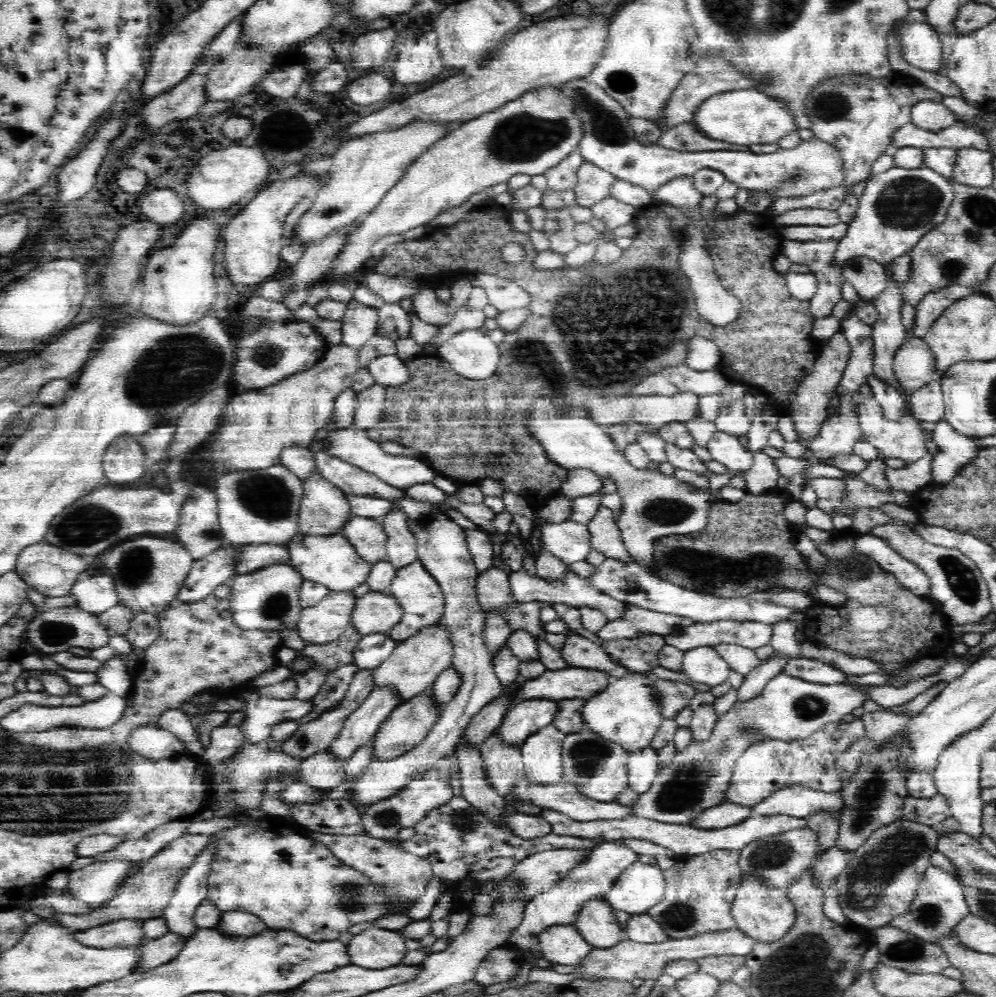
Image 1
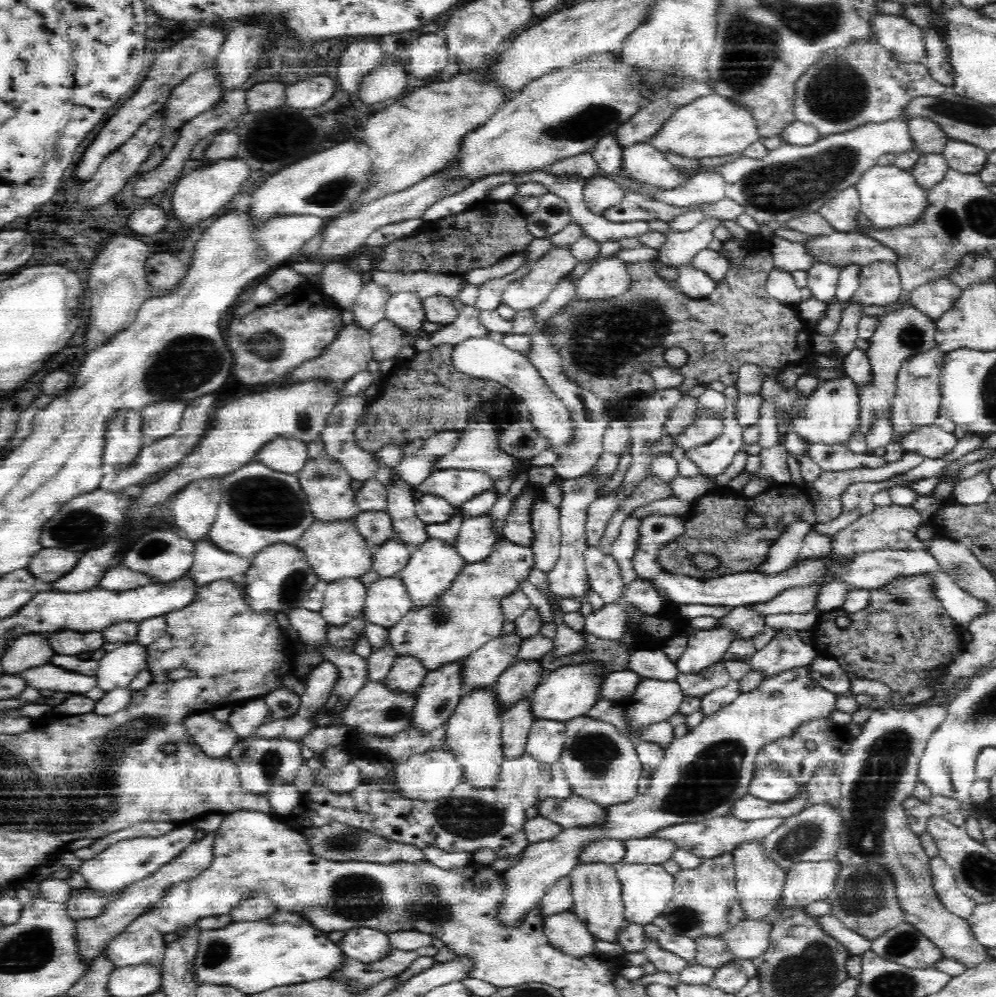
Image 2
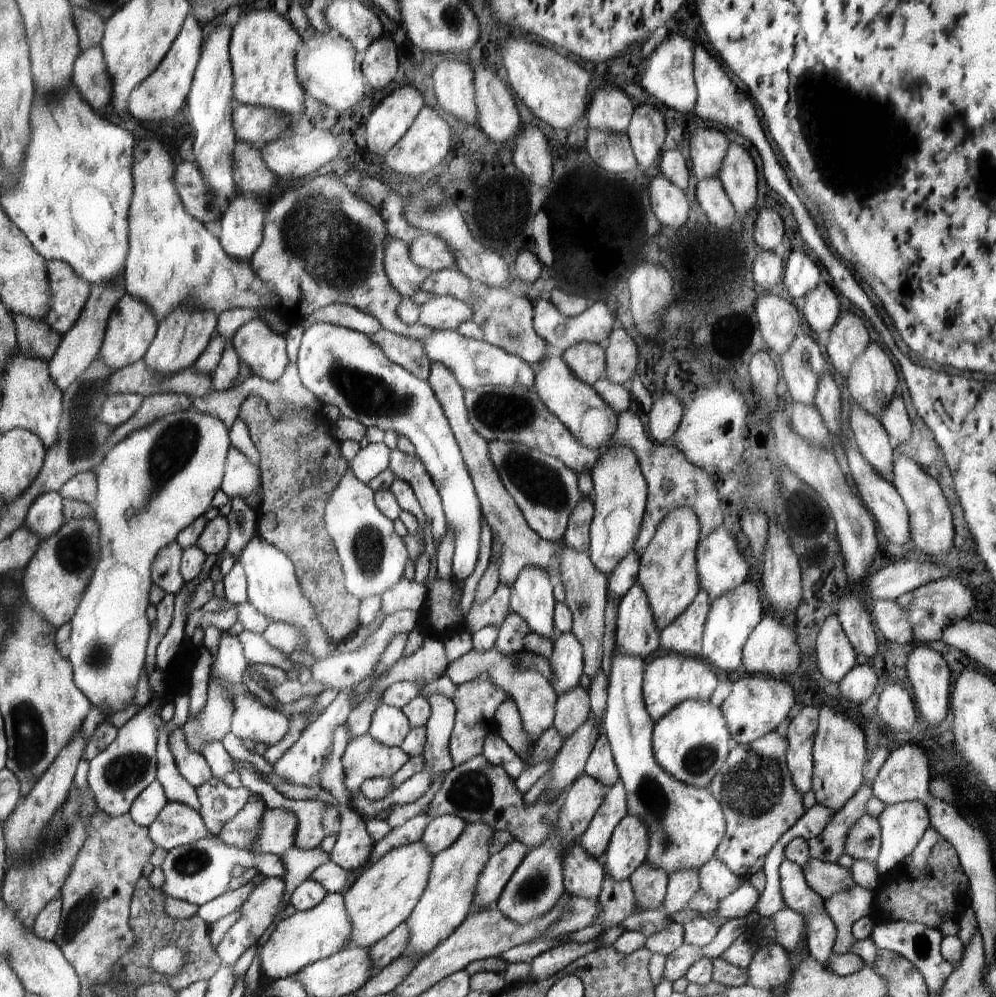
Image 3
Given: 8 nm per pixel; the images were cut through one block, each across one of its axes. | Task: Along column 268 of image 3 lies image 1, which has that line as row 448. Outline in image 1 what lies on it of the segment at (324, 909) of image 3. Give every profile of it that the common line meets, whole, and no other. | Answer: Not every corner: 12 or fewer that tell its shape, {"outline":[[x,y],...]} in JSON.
{"outline":[[945,417],[933,436],[932,477],[950,483],[974,463],[977,440]]}

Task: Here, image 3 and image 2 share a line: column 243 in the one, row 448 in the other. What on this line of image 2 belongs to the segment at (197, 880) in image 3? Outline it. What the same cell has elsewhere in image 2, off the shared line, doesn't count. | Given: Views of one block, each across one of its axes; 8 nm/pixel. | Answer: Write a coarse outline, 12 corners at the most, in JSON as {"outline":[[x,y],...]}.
{"outline":[[898,298],[880,306],[870,378],[857,384],[855,429],[865,451],[891,422],[904,362],[939,347],[937,319]]}

